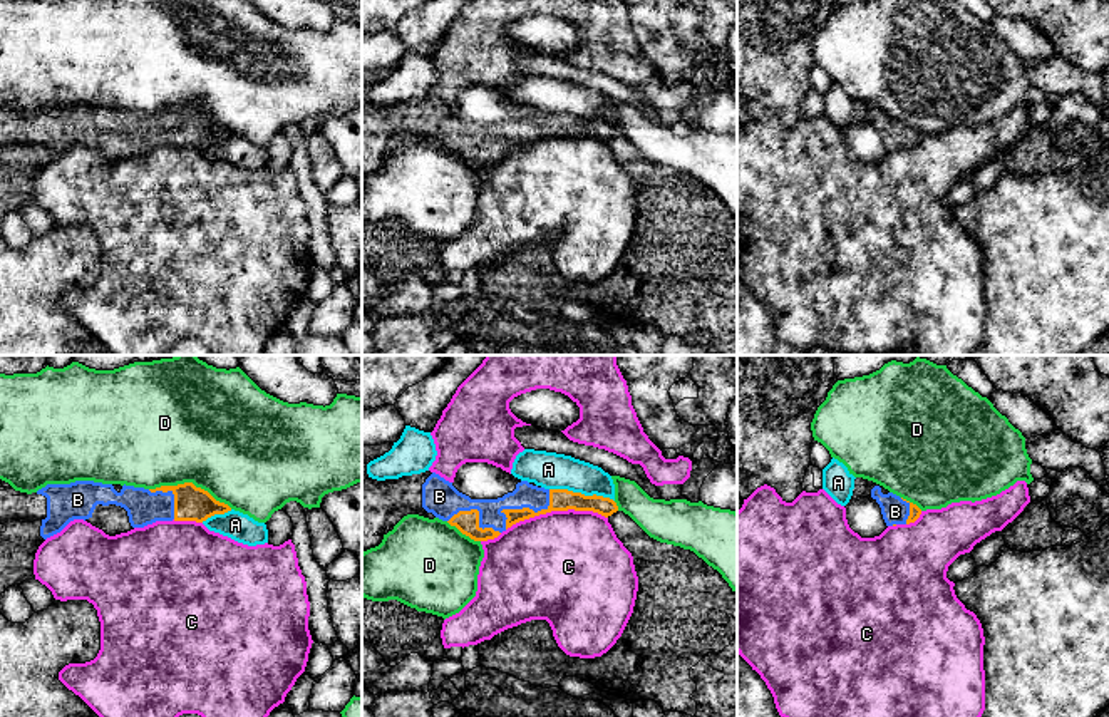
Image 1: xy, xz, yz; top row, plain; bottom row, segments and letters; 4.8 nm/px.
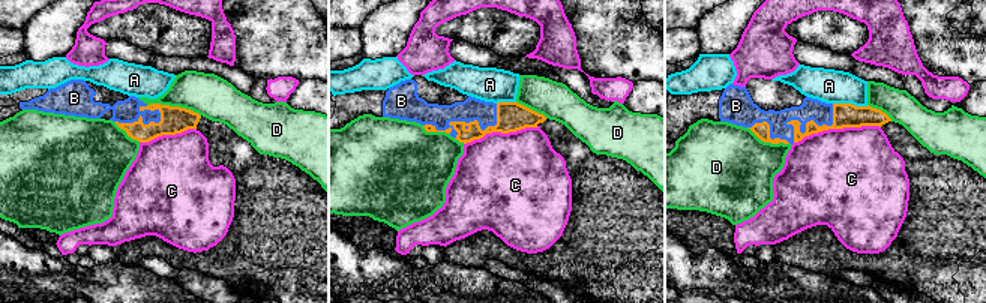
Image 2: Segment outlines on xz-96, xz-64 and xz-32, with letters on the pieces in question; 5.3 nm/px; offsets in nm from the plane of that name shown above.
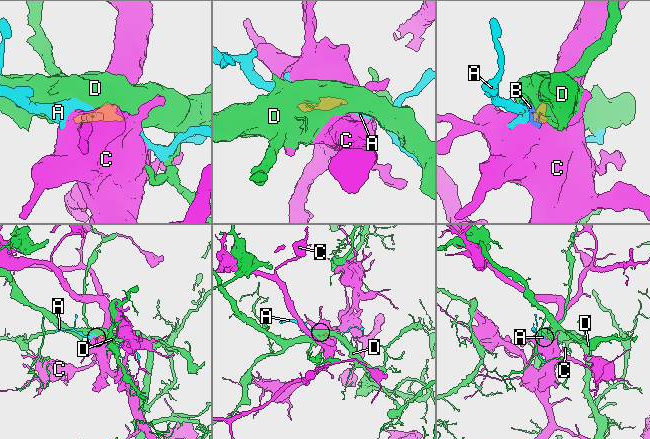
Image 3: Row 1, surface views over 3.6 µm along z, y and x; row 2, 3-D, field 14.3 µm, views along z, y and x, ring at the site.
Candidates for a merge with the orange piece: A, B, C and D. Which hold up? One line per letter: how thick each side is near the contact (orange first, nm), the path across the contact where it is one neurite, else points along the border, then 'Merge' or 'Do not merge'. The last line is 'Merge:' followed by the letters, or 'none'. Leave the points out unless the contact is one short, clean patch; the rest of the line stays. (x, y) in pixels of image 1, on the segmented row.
A: Thickness 110 nm (orange) against 180 nm. Boundary: xz (550, 488), (602, 495), (613, 501). Do not merge
B: Thickness 110 nm (orange) against 120 nm. Merge
C: Thickness 110 nm (orange) against 500 nm. Do not merge
D: Thickness 170 nm (orange) against 500 nm. Do not merge
Merge: B

